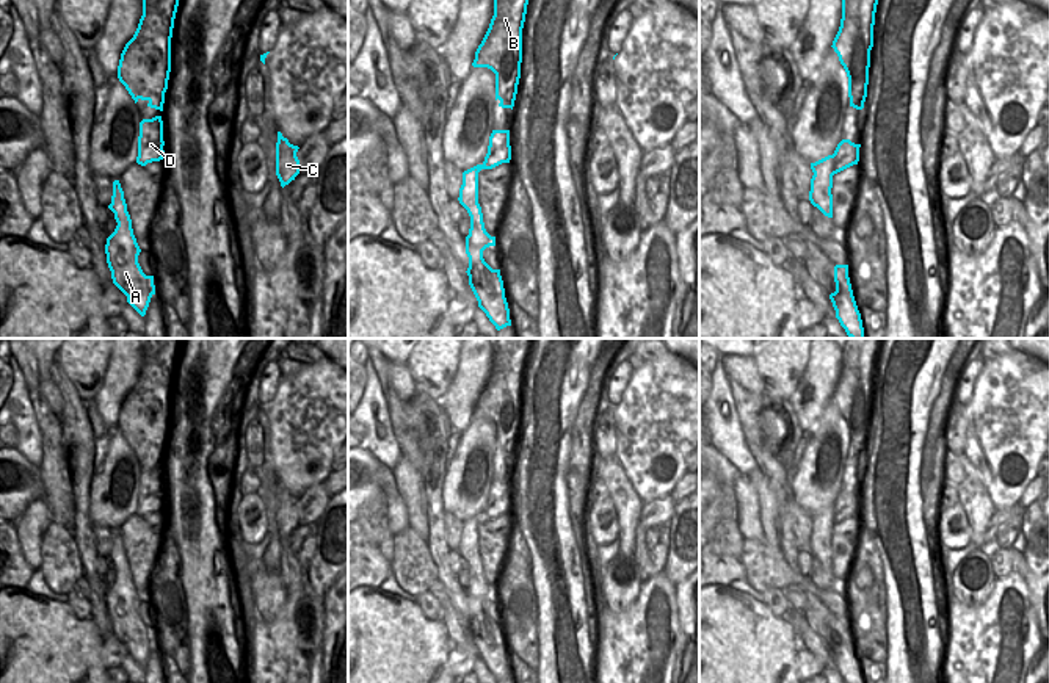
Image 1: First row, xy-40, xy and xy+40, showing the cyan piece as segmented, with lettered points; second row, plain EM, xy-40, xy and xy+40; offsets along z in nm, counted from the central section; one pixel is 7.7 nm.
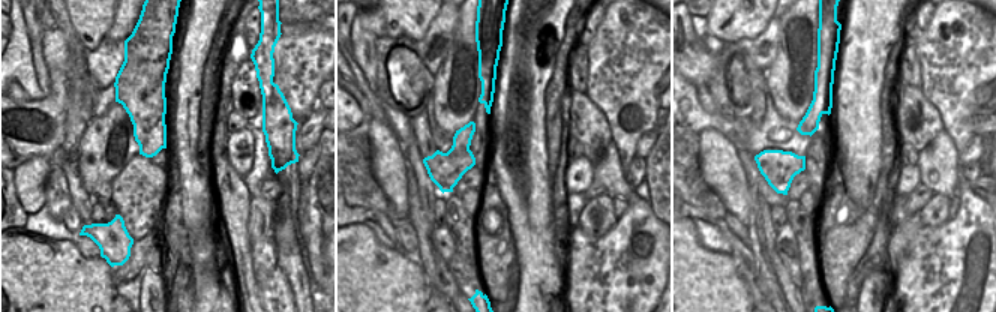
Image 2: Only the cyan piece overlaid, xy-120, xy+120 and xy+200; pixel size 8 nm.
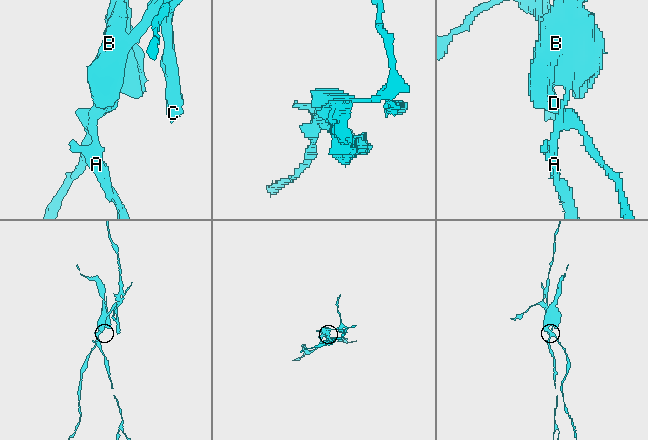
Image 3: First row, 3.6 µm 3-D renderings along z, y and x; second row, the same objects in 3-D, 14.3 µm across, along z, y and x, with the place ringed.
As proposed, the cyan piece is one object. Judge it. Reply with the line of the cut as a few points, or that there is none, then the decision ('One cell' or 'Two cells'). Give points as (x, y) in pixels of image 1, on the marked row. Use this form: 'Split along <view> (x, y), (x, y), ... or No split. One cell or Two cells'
Split along xy+40 (820, 160), (831, 159), (834, 173). Two cells.

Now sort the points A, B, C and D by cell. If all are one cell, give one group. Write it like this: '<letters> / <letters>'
A / B C D

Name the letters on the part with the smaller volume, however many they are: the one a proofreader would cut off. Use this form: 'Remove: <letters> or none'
Remove: A

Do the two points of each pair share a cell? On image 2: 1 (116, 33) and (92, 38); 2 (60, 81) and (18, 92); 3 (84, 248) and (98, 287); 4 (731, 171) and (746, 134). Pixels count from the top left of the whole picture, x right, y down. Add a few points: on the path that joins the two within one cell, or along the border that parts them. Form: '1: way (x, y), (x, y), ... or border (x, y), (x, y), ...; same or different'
1: border (116, 15), (104, 36); different
2: border (29, 99), (15, 102); different
3: border (71, 242), (84, 257), (101, 257); different
4: border (711, 128), (722, 132), (738, 149); different

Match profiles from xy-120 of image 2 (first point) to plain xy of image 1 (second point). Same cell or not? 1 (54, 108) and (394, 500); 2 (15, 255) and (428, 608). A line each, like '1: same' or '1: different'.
1: different
2: different

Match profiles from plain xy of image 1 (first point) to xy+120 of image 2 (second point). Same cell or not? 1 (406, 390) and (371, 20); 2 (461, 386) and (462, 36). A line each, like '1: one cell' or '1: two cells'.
1: one cell
2: two cells

